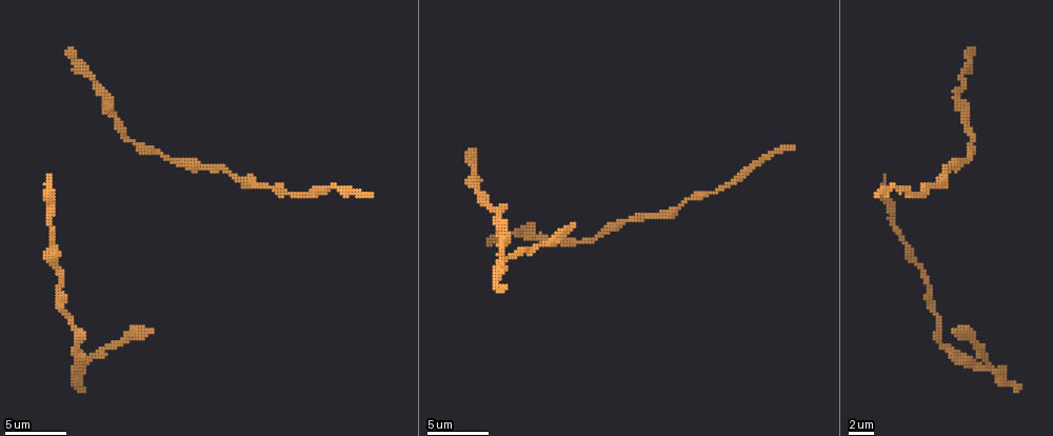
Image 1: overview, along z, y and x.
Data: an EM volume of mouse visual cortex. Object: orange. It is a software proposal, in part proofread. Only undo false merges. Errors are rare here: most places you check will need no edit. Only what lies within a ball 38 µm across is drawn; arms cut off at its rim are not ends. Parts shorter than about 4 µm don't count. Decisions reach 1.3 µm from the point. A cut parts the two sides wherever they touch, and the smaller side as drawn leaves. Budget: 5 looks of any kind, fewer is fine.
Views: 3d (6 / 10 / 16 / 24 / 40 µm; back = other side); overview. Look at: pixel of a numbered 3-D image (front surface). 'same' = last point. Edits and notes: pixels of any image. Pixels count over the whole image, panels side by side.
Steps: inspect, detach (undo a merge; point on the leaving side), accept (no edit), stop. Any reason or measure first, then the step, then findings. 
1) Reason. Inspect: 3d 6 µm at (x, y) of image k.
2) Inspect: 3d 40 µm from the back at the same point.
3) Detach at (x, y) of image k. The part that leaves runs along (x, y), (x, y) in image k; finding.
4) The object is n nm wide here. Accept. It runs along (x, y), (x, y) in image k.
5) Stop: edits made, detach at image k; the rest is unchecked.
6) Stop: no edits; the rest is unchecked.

Inspect: 3d 6 µm at (533, 239) of image 1.

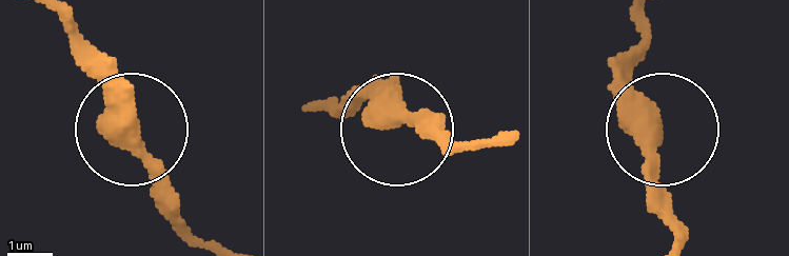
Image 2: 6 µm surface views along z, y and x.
Other side. Inspect: 3d 6 µm from the back at (394, 119) of image 2.

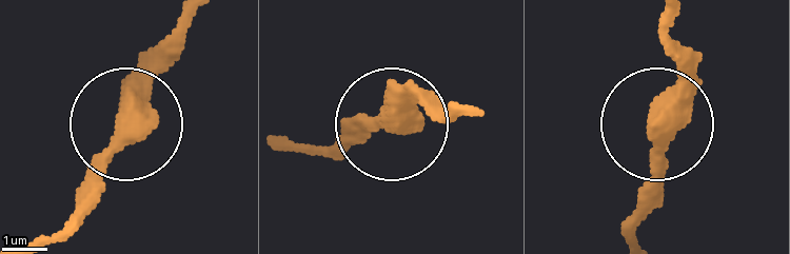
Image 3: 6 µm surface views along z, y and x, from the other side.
Accept. All the same neuron.

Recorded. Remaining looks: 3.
Inspect: 3d 10 µm at (207, 167) of image 1.

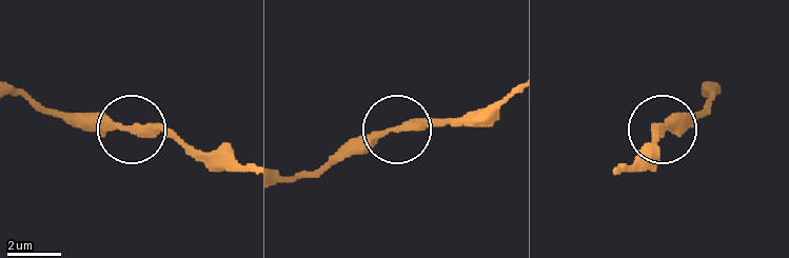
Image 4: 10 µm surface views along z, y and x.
Accept. All the same neuron.

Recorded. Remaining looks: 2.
Thick turns thin. Inspect: 3d 6 µm at (79, 337) of image 1.

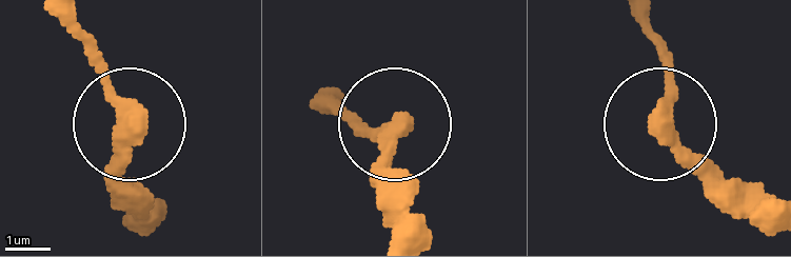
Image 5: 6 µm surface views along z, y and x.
From behind. Inspect: 3d 6 µm from the back at (389, 134) of image 5.

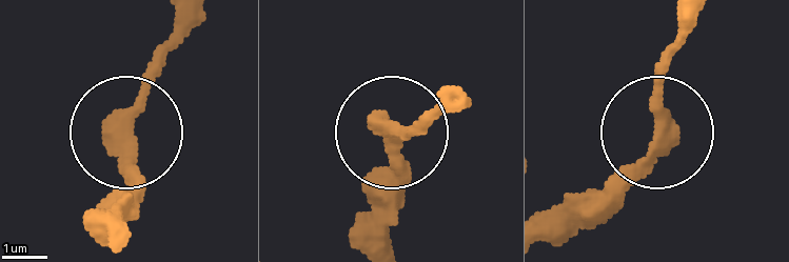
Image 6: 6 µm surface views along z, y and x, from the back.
The object is 390 nm wide here. Accept. It runs along (694, 27), (668, 61), (649, 152), (589, 216) in image 6; all the same neuron.

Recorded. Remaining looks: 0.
Stop: no edits; the rest is unchecked.

